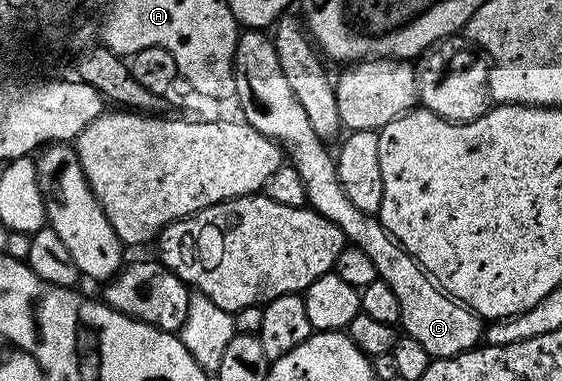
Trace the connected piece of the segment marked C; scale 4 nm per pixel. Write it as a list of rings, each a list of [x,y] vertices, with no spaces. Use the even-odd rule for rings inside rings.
[[[246,28],[239,33],[235,44],[234,78],[234,98],[242,109],[241,117],[256,128],[256,132],[264,132],[264,136],[281,145],[289,165],[294,166],[300,180],[304,180],[309,209],[324,216],[324,220],[332,220],[347,243],[365,252],[372,259],[372,264],[376,264],[376,272],[384,284],[396,292],[396,301],[400,303],[400,326],[405,337],[418,341],[431,359],[456,356],[479,345],[484,338],[483,319],[450,297],[386,231],[379,218],[360,212],[360,208],[352,204],[348,192],[344,192],[340,184],[337,161],[331,151],[330,154],[326,151],[329,150],[327,143],[312,132],[312,123],[308,121],[304,107],[300,100],[296,100],[284,72],[280,72],[280,60],[276,60],[276,48],[269,33],[258,28]]]

